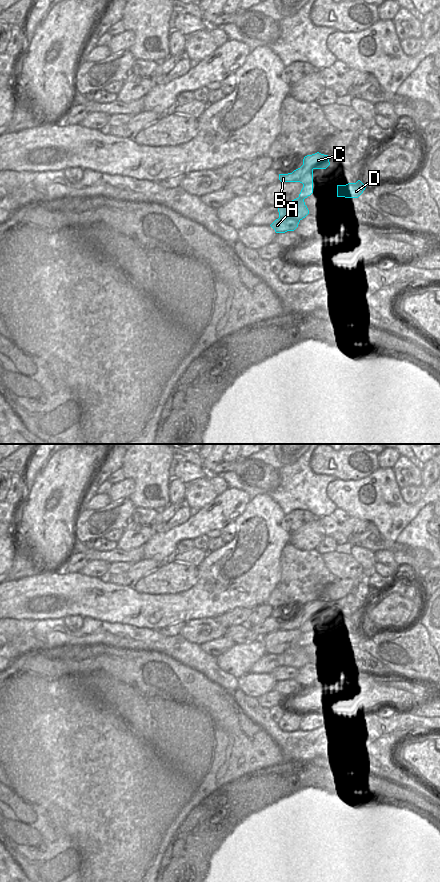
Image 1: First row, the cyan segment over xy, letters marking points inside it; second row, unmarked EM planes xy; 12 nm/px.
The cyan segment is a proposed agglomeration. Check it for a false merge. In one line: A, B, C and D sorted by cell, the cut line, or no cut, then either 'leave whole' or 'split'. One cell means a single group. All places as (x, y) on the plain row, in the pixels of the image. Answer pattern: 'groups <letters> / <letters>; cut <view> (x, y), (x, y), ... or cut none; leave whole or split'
groups A D / B C; cut xy (312, 630), (303, 633); split

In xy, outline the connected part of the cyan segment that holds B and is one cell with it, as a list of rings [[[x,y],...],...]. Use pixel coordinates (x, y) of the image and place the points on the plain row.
[[[317,600],[305,604],[303,613],[292,621],[279,622],[279,628],[281,630],[300,630],[303,633],[313,631],[313,618],[326,617],[329,613],[329,604]]]

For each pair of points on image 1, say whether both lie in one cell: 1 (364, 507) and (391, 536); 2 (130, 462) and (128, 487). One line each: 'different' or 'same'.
1: same
2: different

